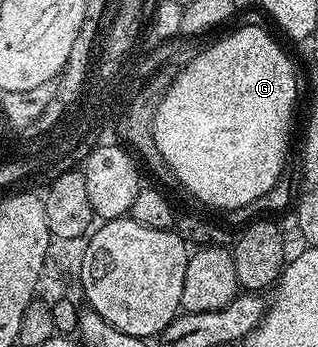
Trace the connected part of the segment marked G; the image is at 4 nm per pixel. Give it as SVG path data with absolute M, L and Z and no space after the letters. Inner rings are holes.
M242 27L239 31L234 31L231 35L223 37L219 43L214 43L210 48L199 50L198 55L190 63L179 70L178 76L174 79L174 84L166 90L163 95L156 121L154 122L154 140L156 147L162 154L162 162L170 171L199 199L202 203L207 203L210 207L219 207L222 213L248 205L256 201L256 197L264 197L272 185L287 170L286 150L290 147L290 126L294 123L294 106L298 103L298 79L294 76L294 63L286 56L286 51L265 31L262 27Z

